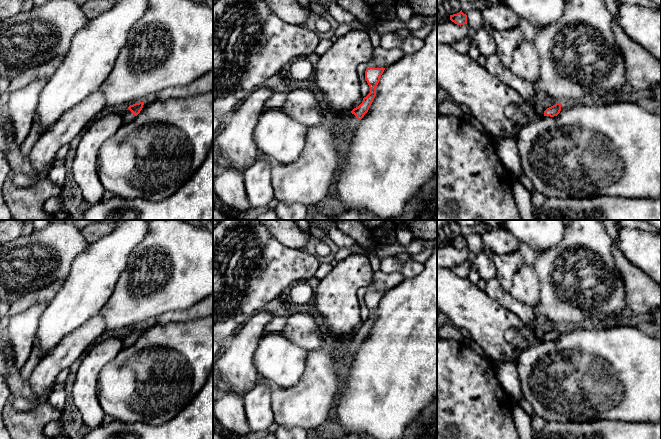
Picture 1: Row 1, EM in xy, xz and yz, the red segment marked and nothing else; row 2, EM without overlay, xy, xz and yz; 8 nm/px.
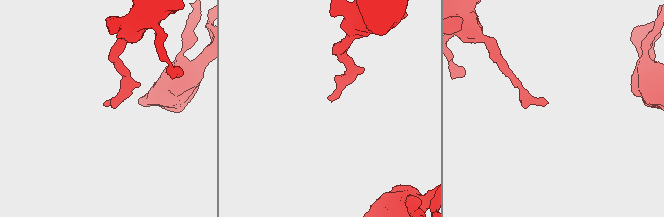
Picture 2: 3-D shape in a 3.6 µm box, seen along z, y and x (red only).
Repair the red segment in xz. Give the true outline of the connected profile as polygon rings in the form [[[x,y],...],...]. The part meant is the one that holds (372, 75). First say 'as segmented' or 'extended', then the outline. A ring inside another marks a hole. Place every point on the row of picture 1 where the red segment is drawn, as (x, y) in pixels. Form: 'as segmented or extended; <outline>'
extended; [[[369,67],[365,71],[365,79],[369,85],[370,93],[363,98],[362,103],[354,108],[340,124],[341,139],[349,132],[353,131],[358,122],[368,112],[375,96],[376,87],[380,81],[380,77],[383,74],[385,68]]]

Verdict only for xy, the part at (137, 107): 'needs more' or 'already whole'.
needs more

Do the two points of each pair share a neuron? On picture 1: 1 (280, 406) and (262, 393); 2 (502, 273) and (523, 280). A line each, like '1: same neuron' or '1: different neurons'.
1: different neurons
2: different neurons

